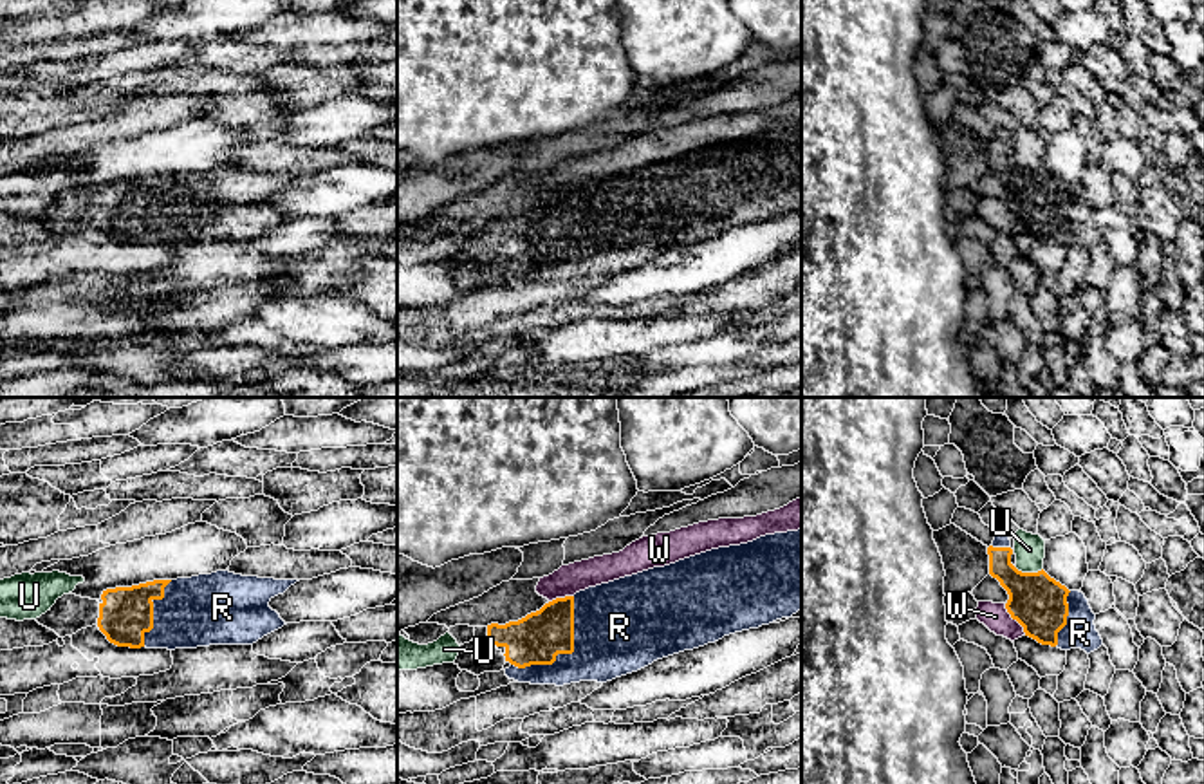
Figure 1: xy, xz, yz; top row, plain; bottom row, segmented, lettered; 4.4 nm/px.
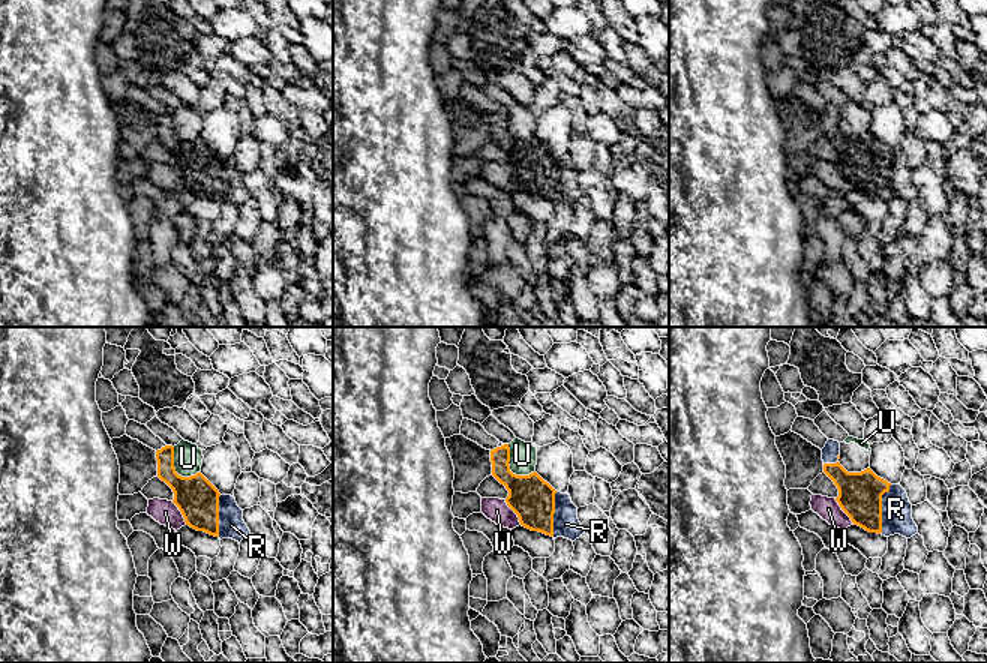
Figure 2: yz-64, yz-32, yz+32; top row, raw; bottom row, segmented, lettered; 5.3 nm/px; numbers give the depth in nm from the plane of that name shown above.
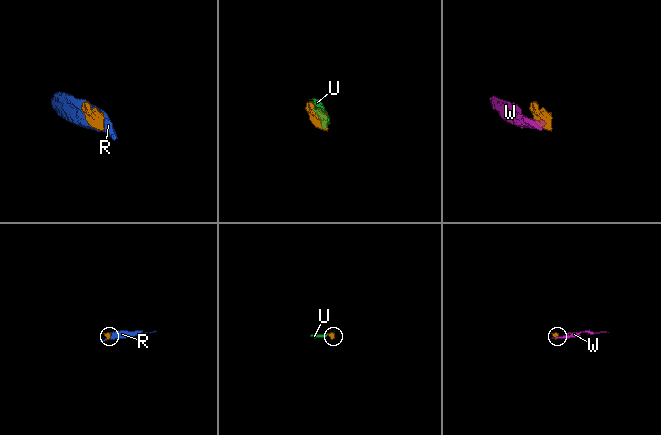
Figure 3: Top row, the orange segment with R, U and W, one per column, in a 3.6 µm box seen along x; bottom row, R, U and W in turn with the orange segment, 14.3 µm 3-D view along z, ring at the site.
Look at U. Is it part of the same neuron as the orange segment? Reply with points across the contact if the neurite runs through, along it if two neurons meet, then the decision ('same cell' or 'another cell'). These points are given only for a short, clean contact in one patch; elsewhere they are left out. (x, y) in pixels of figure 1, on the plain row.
border along yz (1015, 163), (1022, 167), (1042, 165); another cell

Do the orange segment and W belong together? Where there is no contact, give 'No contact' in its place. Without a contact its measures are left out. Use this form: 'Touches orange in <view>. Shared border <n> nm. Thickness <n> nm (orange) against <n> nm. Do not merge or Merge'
Touches orange in yz. Shared border 170 nm. Thickness 240 nm (orange) against 120 nm. Do not merge

